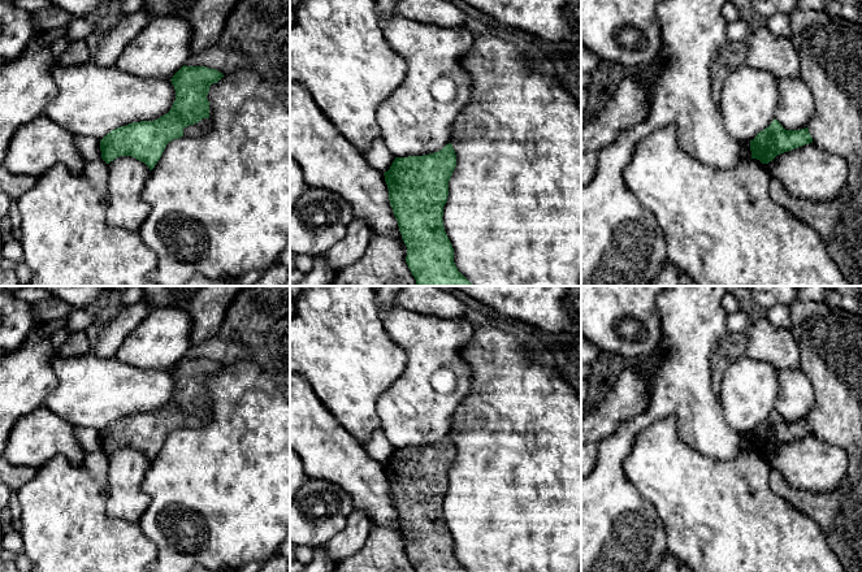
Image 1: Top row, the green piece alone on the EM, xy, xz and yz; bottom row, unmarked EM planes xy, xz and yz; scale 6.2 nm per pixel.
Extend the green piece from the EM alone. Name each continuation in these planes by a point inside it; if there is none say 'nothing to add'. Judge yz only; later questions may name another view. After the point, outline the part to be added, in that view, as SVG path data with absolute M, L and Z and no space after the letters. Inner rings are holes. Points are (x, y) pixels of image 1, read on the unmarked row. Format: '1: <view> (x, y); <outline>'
nothing to add

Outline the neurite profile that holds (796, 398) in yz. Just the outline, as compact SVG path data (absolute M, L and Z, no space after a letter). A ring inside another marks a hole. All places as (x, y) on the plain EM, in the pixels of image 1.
M779 369L780 391L776 411L785 421L809 419L814 406L814 389L801 370Z

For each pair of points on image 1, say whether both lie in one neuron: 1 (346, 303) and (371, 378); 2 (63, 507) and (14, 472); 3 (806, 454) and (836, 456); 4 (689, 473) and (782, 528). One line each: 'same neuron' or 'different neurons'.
1: same neuron
2: different neurons
3: same neuron
4: same neuron

